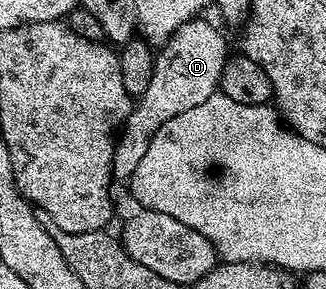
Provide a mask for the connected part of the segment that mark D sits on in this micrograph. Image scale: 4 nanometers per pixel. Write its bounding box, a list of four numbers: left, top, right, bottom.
[112,20,228,182]

